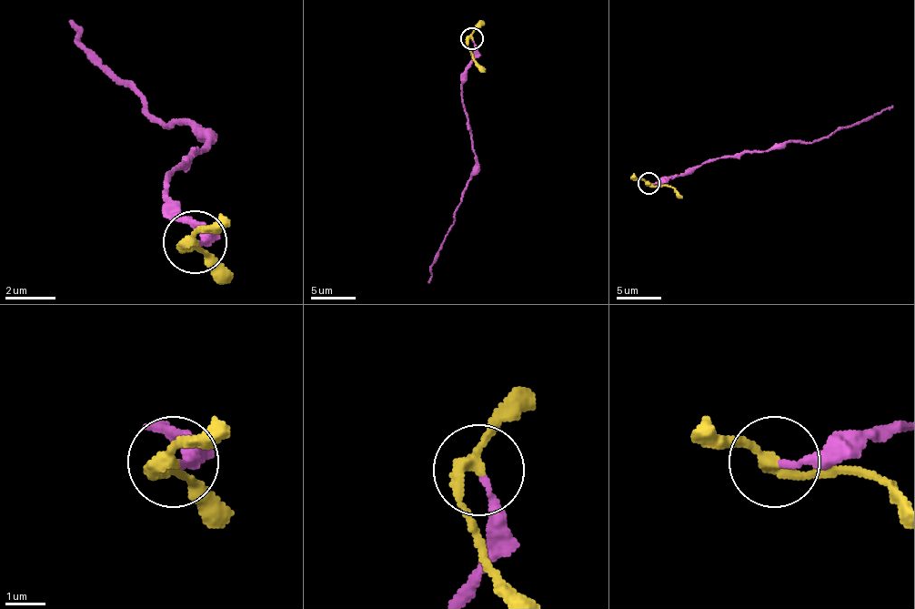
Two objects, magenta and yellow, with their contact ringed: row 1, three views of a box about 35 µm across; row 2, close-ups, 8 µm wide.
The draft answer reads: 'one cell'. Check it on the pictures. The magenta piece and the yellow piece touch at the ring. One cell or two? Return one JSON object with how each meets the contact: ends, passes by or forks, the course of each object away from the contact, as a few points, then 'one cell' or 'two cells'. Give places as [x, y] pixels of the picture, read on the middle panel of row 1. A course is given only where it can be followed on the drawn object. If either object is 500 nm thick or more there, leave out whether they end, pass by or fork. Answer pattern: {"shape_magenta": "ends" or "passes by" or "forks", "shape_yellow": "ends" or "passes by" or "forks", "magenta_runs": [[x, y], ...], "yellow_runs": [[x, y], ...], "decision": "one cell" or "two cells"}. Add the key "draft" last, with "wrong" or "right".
{"shape_magenta": "ends", "shape_yellow": "passes by", "magenta_runs": [[471, 39], [473, 59], [462, 86], [462, 101], [476, 163], [462, 201], [431, 268], [429, 283]], "yellow_runs": [[471, 39], [471, 59], [485, 72]], "decision": "one cell", "draft": "right"}

